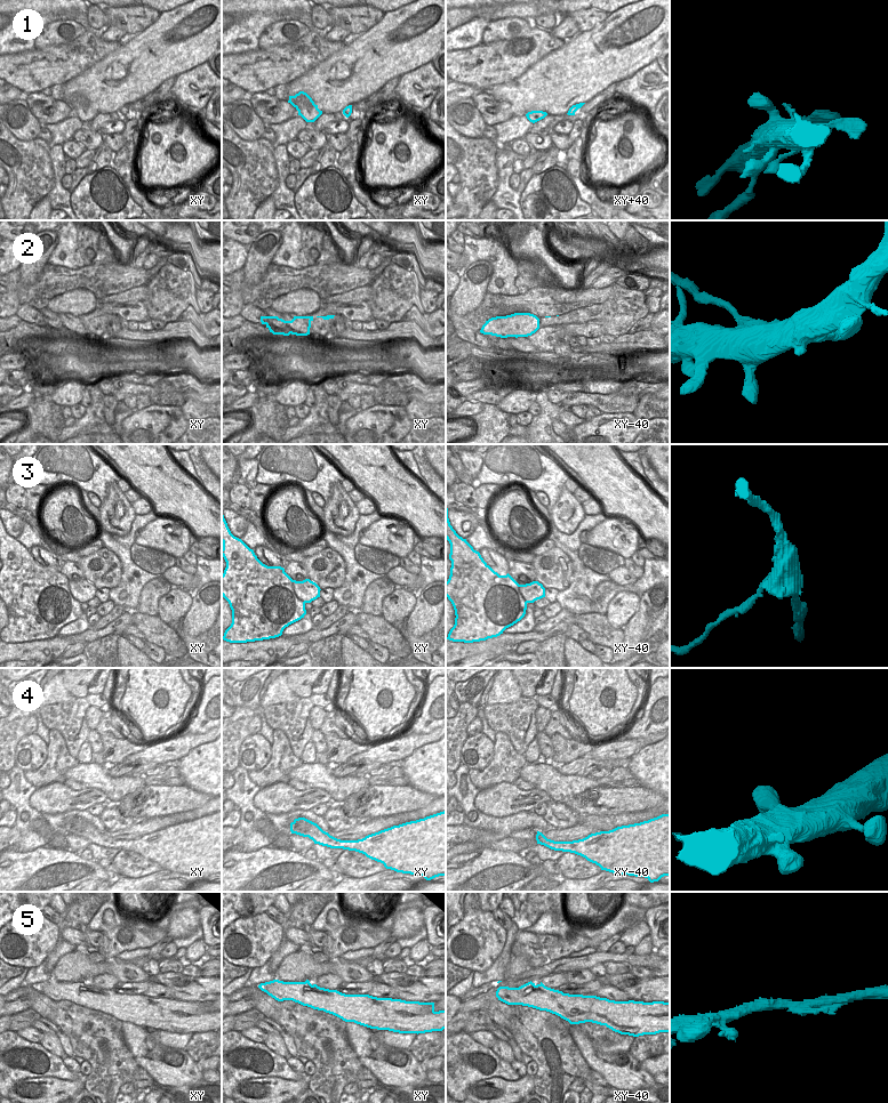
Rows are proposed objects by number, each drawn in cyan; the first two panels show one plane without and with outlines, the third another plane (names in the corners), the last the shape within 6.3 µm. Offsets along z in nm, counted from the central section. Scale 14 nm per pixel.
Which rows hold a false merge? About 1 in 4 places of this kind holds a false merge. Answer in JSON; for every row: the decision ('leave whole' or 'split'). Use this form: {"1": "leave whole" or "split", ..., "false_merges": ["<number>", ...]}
{"1": "leave whole", "2": "split", "3": "split", "4": "leave whole", "5": "leave whole", "false_merges": ["2", "3"]}

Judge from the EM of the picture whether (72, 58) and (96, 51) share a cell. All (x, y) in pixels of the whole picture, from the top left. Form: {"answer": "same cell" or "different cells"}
{"answer": "same cell"}

